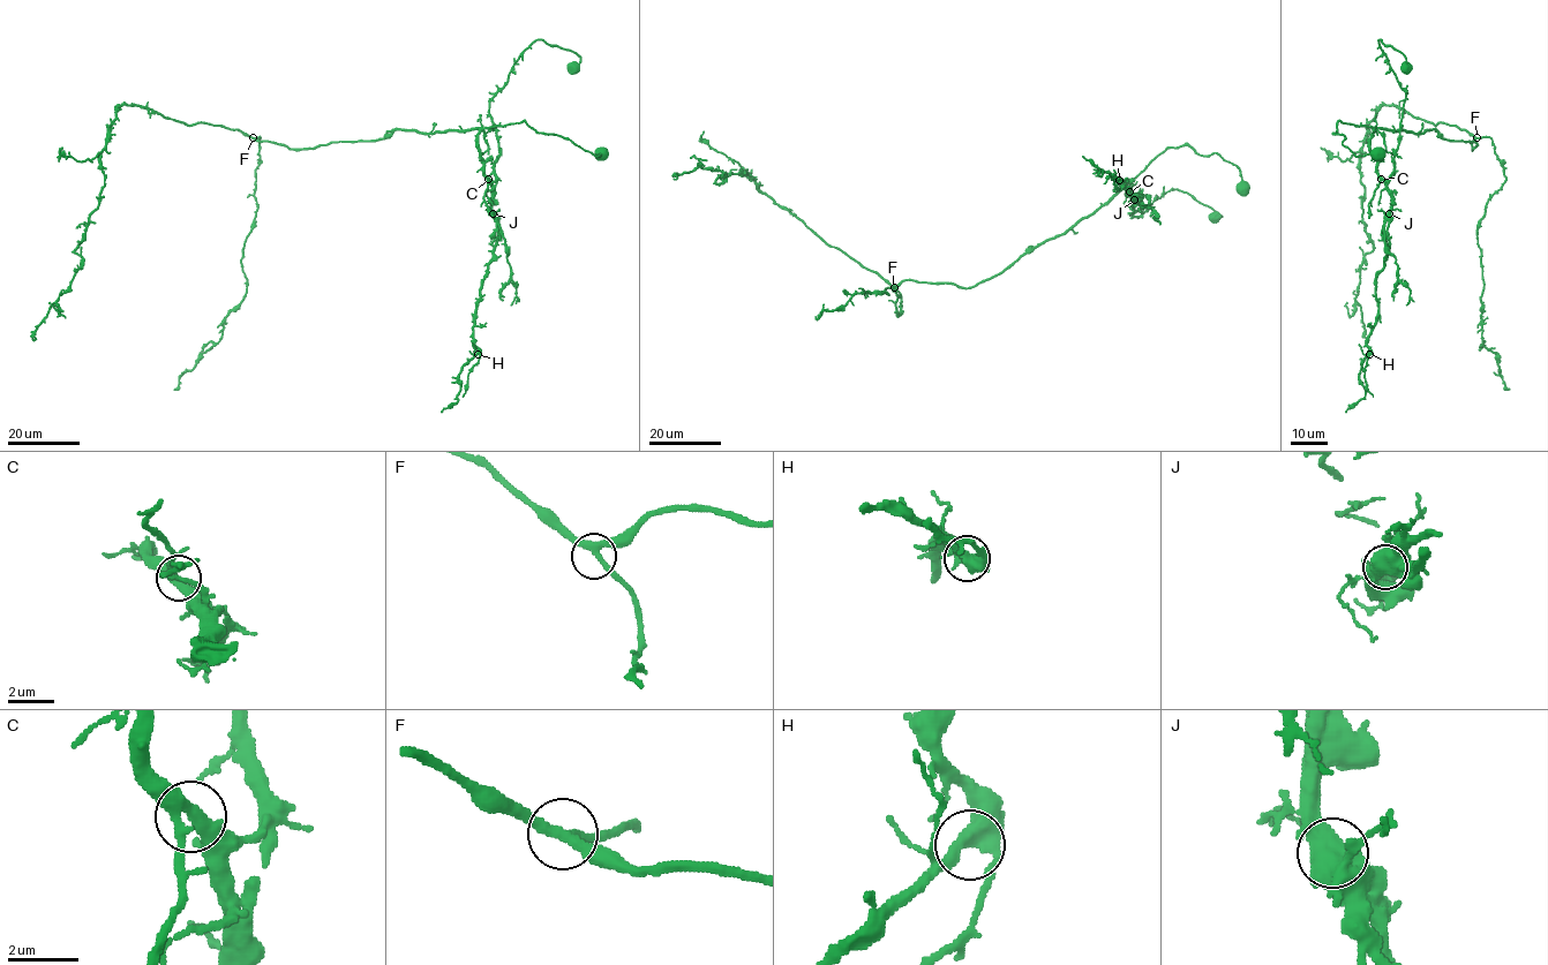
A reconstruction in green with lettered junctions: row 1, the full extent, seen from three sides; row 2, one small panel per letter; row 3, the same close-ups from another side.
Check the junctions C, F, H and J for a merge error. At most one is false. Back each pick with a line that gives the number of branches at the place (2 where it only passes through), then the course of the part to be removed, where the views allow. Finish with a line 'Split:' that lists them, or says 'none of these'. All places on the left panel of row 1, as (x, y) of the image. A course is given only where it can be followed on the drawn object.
J: branches 3; course (493, 213), (500, 149), (490, 99), (536, 40), (577, 54), (580, 62), (568, 70)
Split: J

